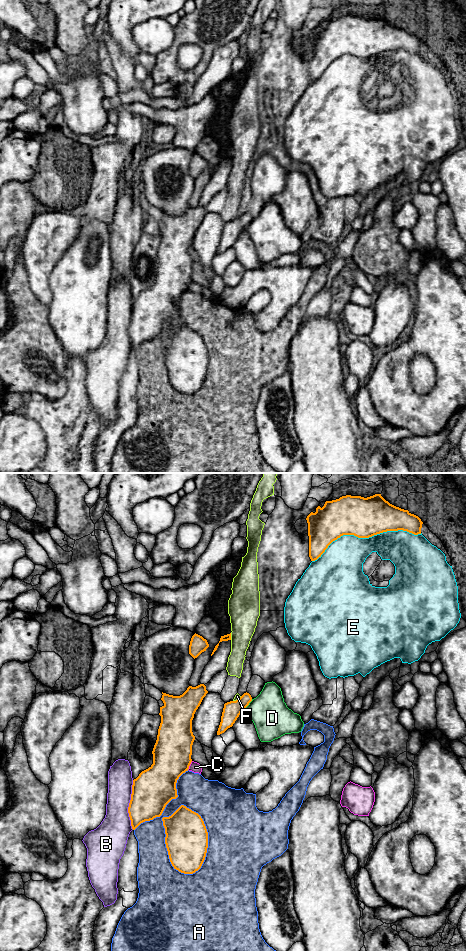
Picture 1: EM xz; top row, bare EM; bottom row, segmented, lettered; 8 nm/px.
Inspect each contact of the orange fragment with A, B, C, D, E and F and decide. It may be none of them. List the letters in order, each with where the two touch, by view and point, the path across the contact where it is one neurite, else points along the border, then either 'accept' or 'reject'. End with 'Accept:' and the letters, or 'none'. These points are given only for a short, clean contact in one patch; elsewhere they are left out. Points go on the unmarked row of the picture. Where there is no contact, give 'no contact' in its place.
A: xz (207, 356) | reject
B: xz (129, 325) | reject
C: xz (189, 285) | along xz (192, 281), (187, 289) | reject
D: xz (249, 222) | reject
E: xz (366, 57) | reject
F: xz (230, 156) | reject
Accept: none

